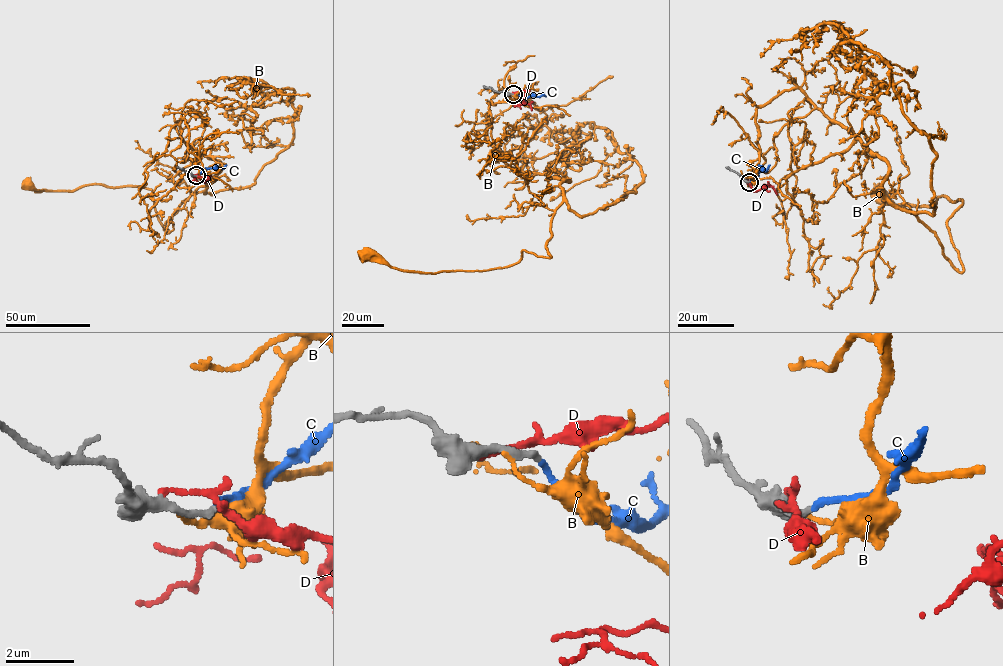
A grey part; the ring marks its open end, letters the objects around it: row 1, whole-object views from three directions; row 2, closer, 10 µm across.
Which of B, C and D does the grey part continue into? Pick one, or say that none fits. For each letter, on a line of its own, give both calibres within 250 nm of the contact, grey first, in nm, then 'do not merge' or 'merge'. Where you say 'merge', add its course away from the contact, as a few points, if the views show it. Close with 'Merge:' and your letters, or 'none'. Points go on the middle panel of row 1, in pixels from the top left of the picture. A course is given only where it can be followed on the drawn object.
B: calibres 320 and 110 nm; do not merge
C: calibres 190 and 170 nm; merge; course (513, 94), (517, 98), (545, 96)
D: calibres 320 and 150 nm; do not merge
Merge: C

